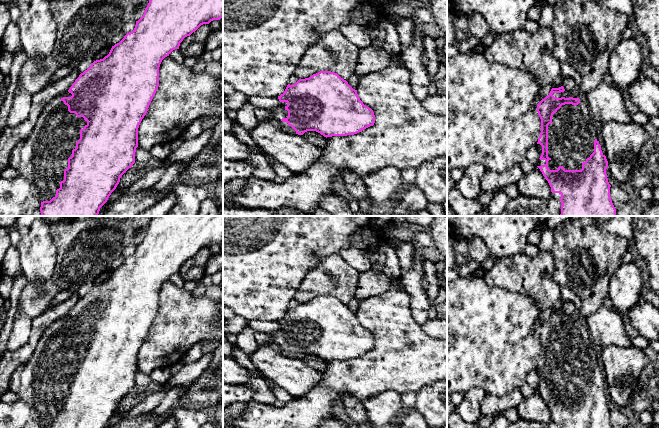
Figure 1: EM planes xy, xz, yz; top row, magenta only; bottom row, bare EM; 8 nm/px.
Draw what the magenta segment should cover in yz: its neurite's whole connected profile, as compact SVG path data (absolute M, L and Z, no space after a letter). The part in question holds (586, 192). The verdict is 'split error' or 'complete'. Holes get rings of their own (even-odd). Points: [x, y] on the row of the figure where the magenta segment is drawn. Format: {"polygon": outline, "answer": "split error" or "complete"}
{"polygon": "M563 86L559 88L552 88L549 95L538 103L537 112L541 119L541 133L536 146L540 154L537 167L540 169L551 187L551 196L561 201L562 205L560 216L616 216L616 209L612 203L610 196L611 185L608 182L606 174L608 161L606 159L606 156L602 153L601 146L598 141L600 126L598 126L590 116L589 106L585 94L581 93L578 90L566 91Z", "answer": "split error"}

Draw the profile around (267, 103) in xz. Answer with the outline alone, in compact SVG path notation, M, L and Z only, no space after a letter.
M248 97L248 101L255 109L259 108L266 110L270 110L280 102L278 97Z

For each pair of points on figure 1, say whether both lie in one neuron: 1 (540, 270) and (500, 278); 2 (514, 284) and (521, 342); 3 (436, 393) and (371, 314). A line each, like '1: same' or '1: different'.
1: same
2: different
3: different

